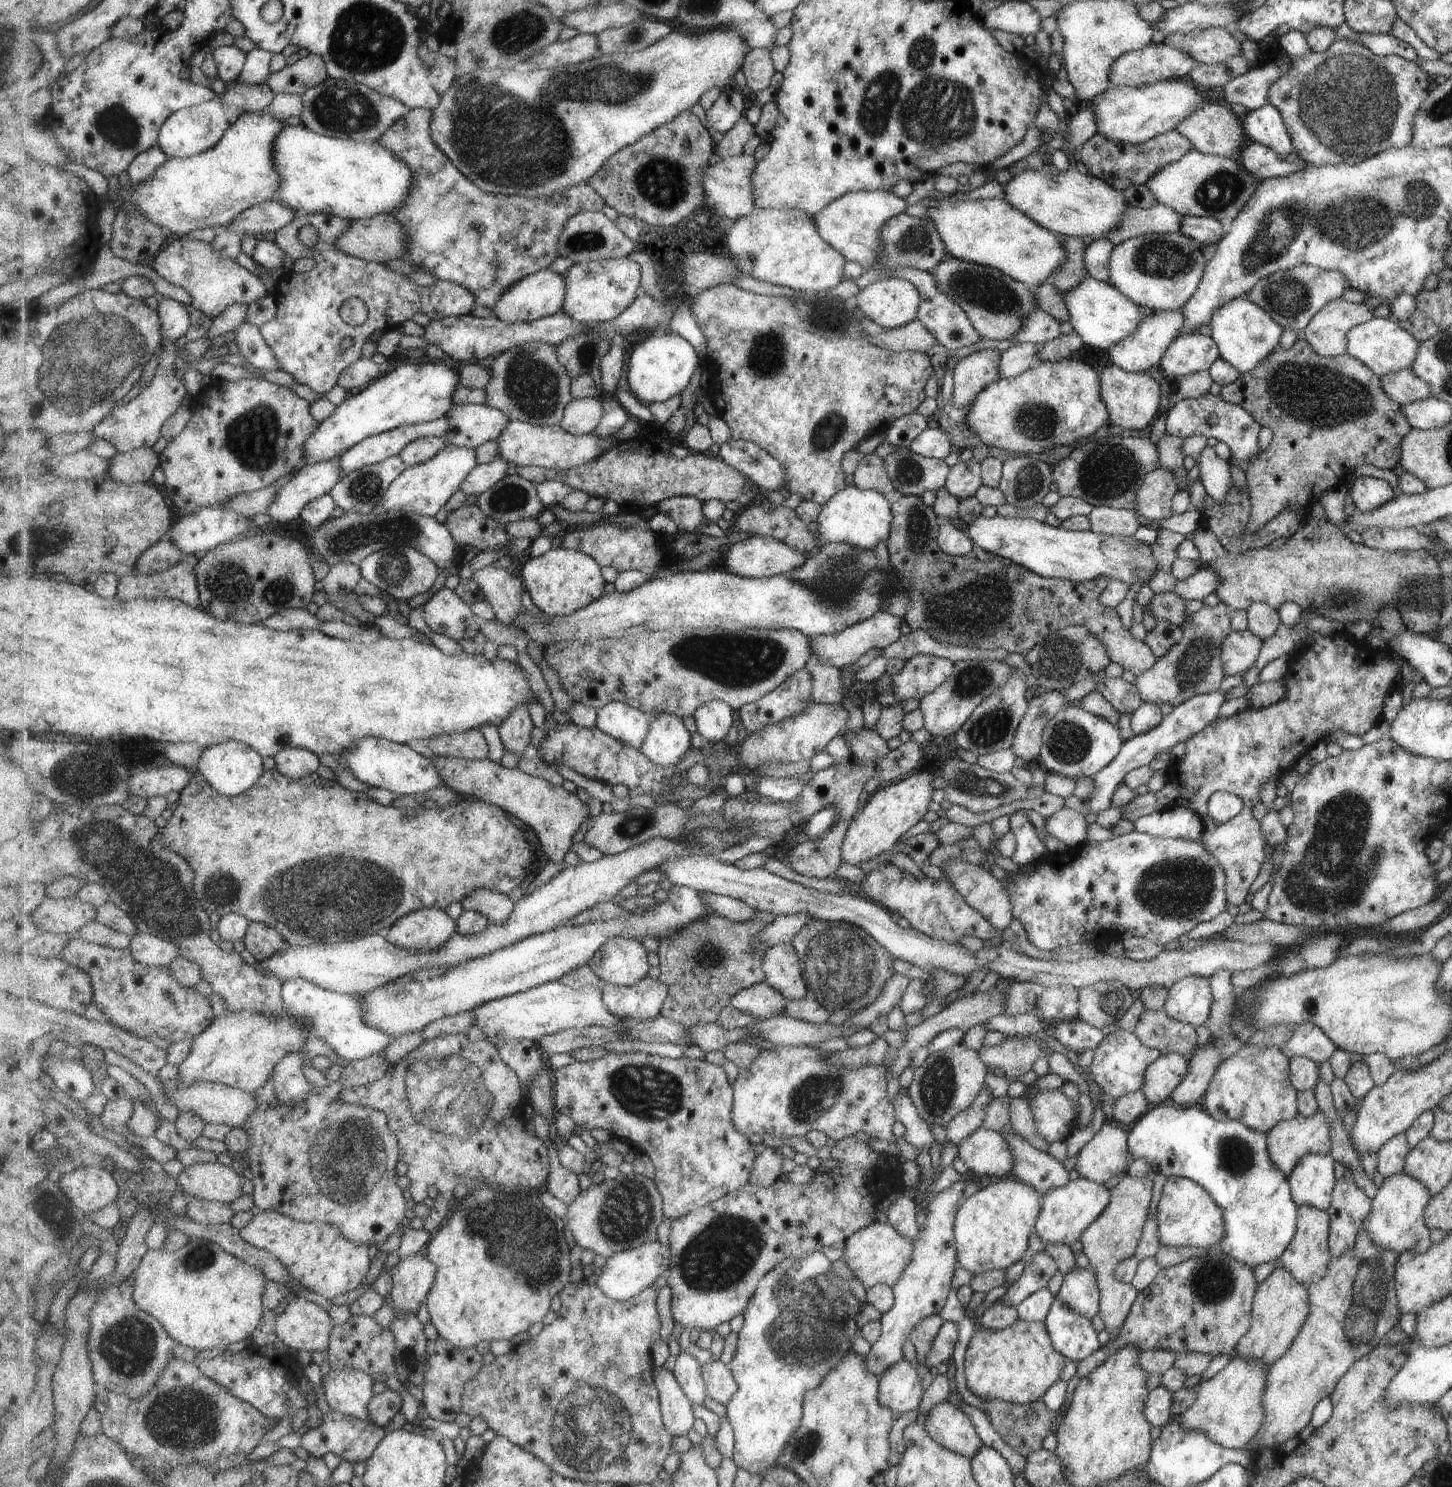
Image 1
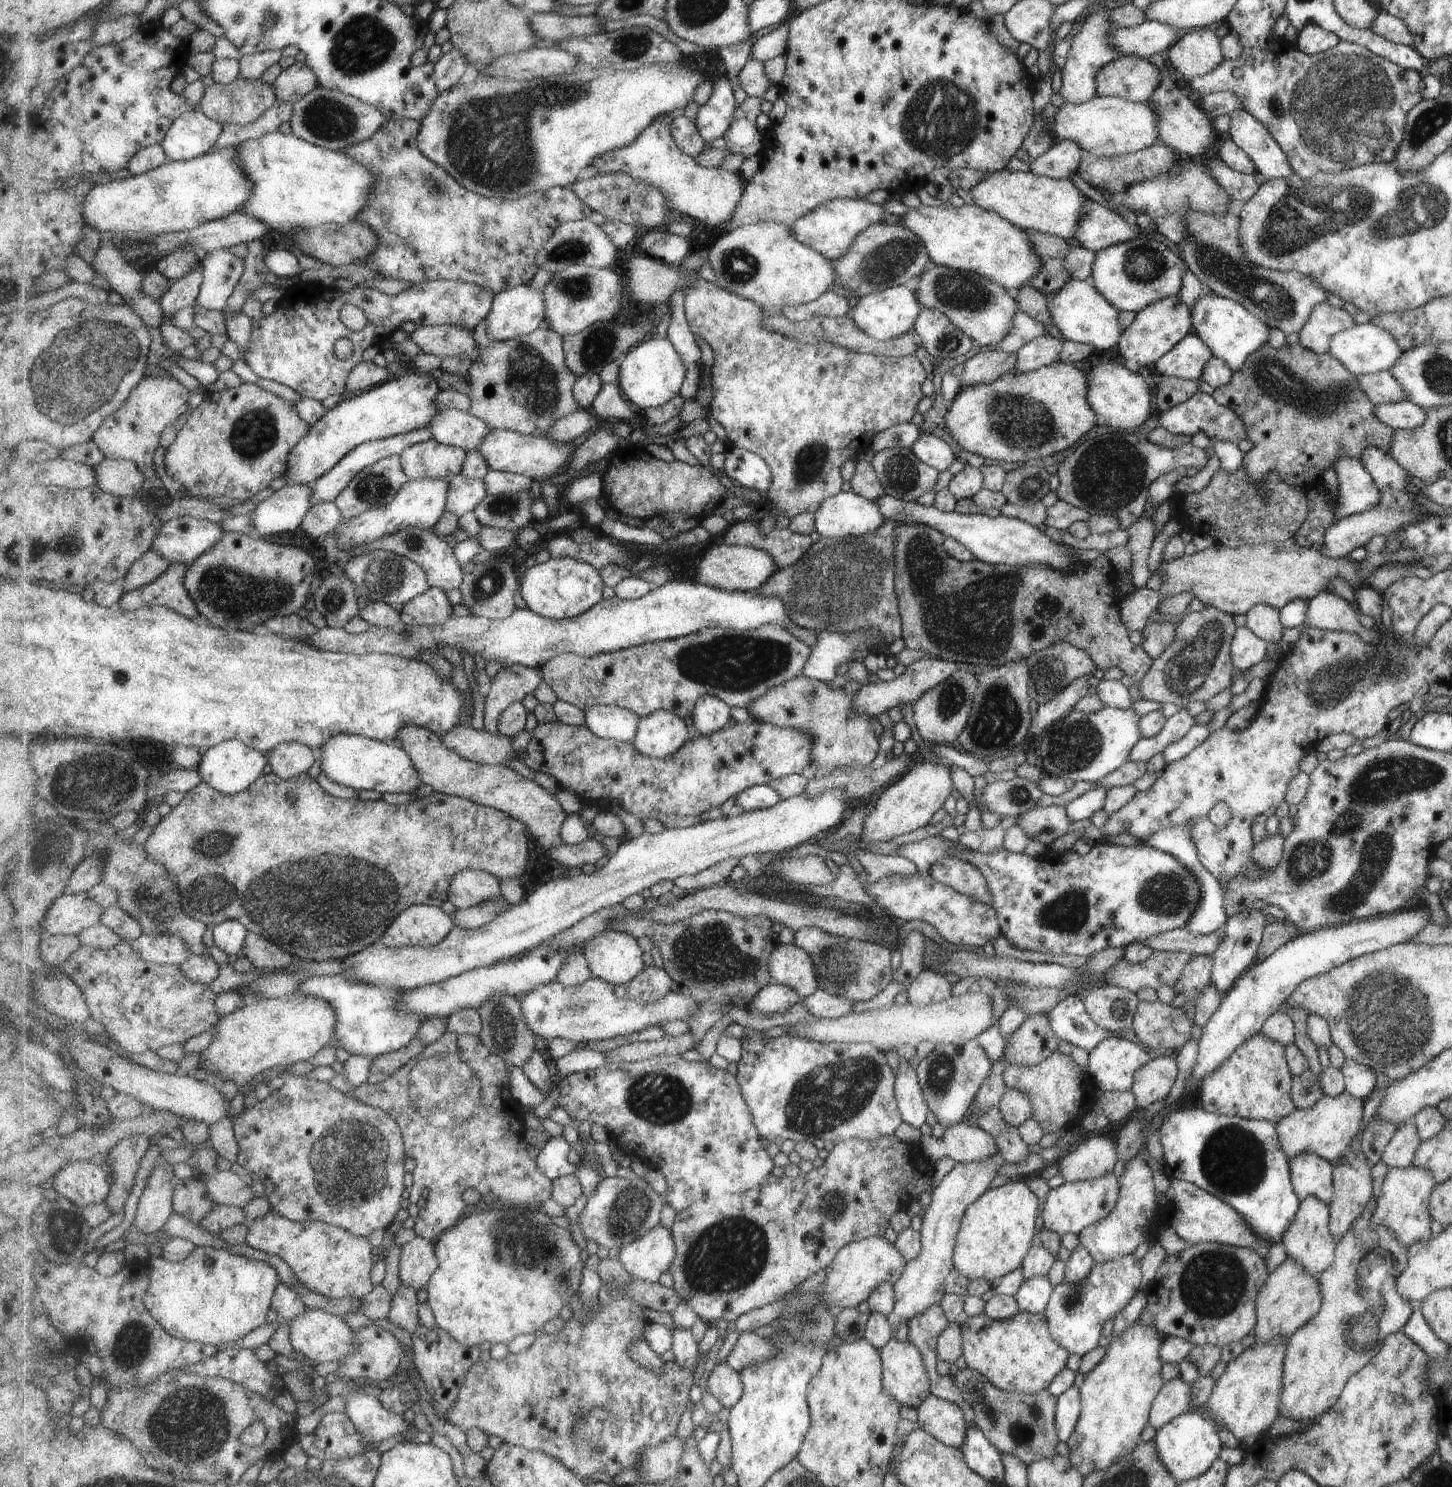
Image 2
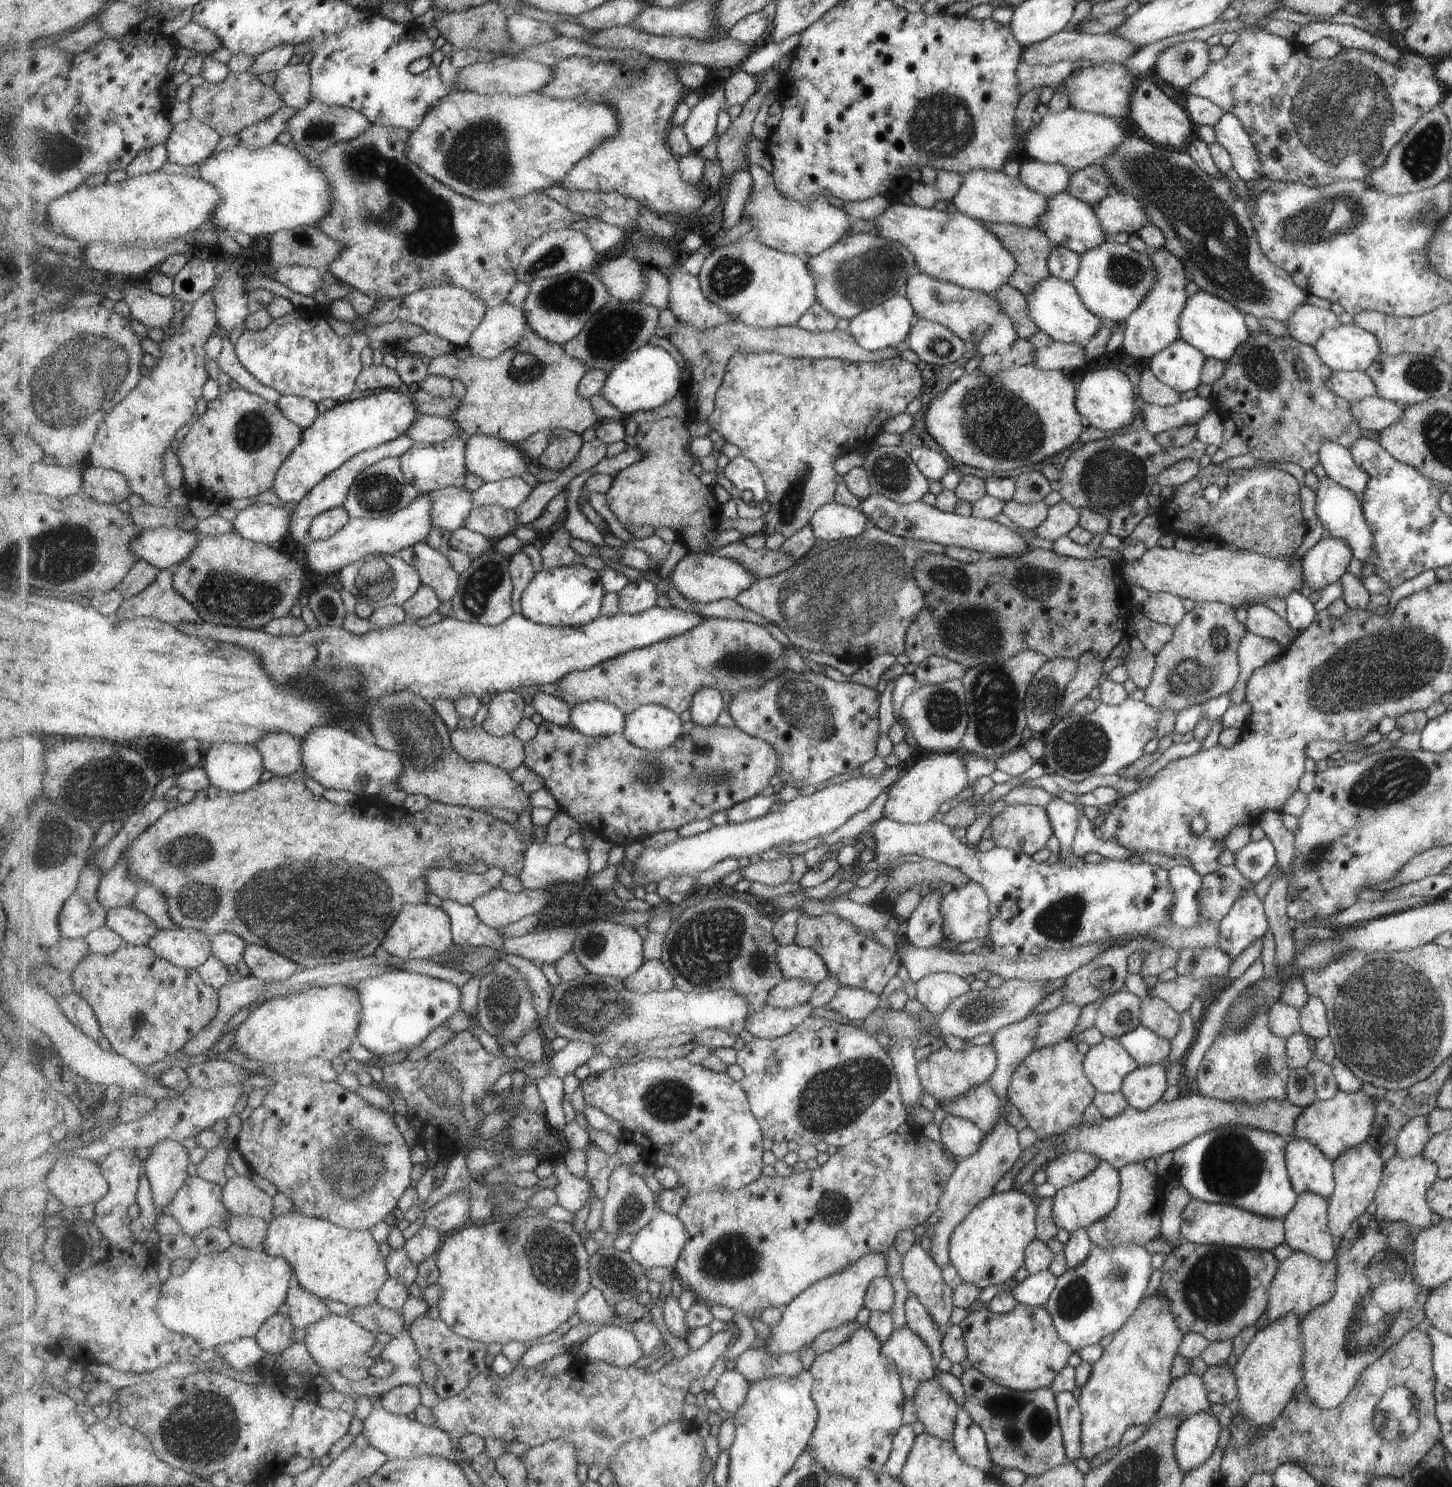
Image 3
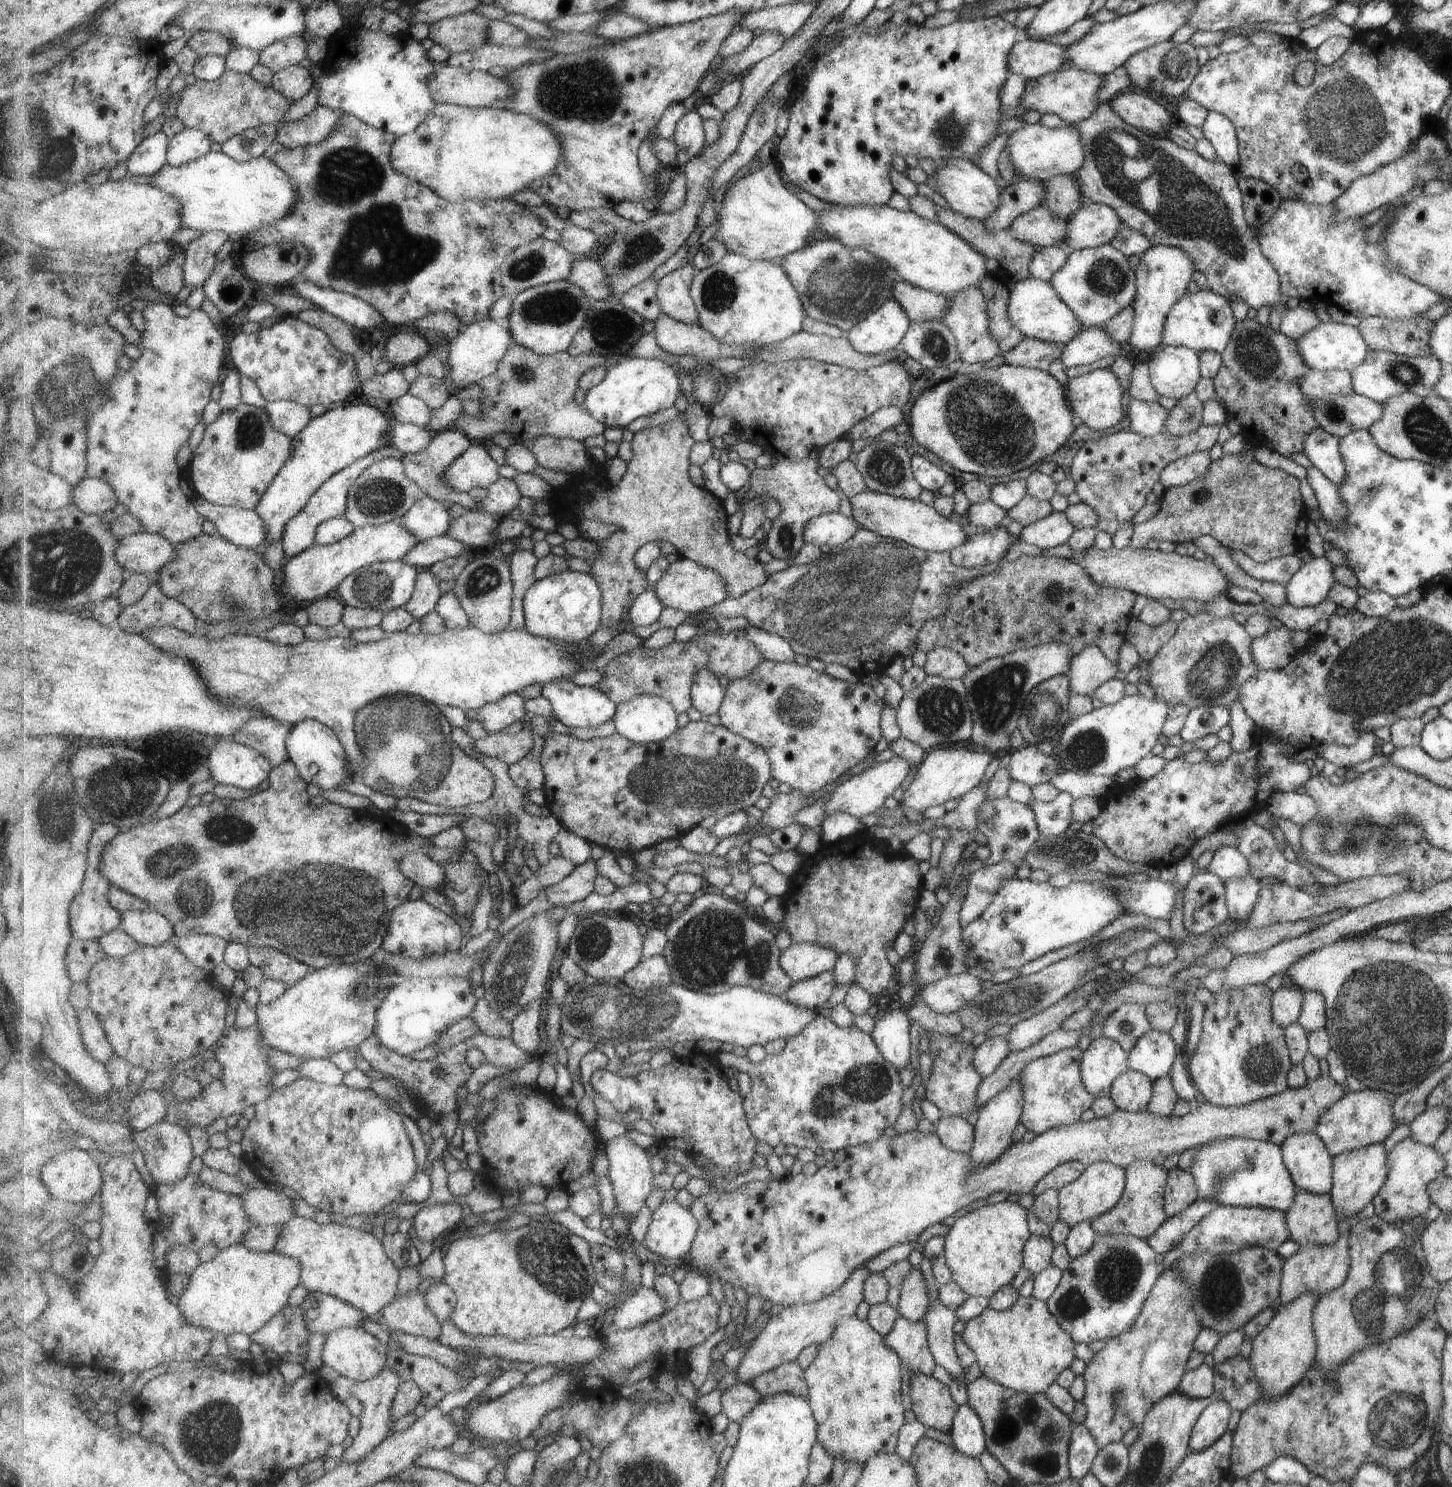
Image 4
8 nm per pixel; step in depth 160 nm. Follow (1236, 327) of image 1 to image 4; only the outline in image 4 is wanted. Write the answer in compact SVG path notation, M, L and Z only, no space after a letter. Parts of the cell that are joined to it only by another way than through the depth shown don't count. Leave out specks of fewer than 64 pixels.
M1198 290L1186 293L1170 308L1163 323L1161 342L1171 347L1185 347L1195 352L1214 350L1221 354L1230 340L1234 324L1231 310L1227 306L1225 297L1216 295L1213 291Z

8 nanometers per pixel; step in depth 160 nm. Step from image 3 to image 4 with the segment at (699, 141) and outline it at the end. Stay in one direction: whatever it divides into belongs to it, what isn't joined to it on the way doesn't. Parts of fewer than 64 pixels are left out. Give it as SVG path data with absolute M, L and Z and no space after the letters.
M695 109L684 113L674 130L673 140L679 147L674 166L683 167L692 158L703 152L707 146L705 140L705 120L697 114Z

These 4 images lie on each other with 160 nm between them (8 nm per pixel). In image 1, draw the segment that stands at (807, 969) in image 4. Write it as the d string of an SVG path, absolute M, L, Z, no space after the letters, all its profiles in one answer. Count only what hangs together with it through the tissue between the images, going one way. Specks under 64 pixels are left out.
M793 943L771 946L764 960L767 984L779 989L788 1000L809 997L802 958Z

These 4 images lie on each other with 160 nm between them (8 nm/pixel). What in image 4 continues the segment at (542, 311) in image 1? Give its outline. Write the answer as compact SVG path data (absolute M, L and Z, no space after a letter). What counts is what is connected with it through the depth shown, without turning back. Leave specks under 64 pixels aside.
M486 318L470 325L461 325L459 336L449 344L448 364L450 367L450 382L453 390L451 396L457 396L463 389L478 383L485 376L493 374L502 363L506 352L514 344L509 325L502 320Z

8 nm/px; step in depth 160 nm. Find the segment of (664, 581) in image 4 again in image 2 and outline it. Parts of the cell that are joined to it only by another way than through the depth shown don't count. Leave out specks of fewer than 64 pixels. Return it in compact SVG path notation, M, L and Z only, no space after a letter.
M723 542L704 554L697 566L694 580L699 584L709 584L713 588L723 588L723 590L759 590L779 570L775 556L771 556L771 552Z

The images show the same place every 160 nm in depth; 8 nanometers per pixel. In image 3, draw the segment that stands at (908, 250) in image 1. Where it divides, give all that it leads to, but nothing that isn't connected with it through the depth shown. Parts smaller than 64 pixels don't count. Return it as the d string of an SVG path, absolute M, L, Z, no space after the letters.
M869 233L843 236L821 254L810 257L807 262L817 281L817 301L823 310L835 315L842 325L890 296L903 295L906 280L918 272L914 256L908 248Z

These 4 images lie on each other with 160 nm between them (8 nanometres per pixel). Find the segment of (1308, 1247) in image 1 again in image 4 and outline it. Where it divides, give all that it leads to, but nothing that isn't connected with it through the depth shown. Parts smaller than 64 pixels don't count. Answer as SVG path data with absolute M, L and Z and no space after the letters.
M1297 1190L1294 1202L1286 1210L1286 1224L1289 1232L1289 1239L1296 1242L1299 1247L1312 1245L1332 1245L1337 1238L1337 1216L1335 1216L1335 1206L1331 1206L1329 1193L1315 1194Z

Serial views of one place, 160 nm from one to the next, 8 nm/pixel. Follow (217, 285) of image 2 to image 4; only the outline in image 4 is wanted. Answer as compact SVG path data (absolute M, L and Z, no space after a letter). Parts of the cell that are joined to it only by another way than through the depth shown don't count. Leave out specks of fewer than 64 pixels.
M148 302L144 316L145 328L138 344L141 356L130 369L121 369L116 374L105 406L87 415L87 476L112 485L119 503L142 520L143 532L164 536L176 545L199 536L207 519L181 488L185 471L177 466L177 454L204 417L213 386L221 384L226 373L223 366L225 340L220 326L215 326L209 314L200 308L193 310L188 317L180 318L175 315L175 307Z

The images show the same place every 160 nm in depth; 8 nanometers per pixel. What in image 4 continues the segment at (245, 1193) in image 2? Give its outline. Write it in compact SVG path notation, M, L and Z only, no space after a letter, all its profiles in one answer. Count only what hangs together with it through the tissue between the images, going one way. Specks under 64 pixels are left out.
M267 1185L262 1189L251 1189L243 1198L245 1210L255 1226L283 1226L296 1216L293 1200L283 1194L269 1190Z

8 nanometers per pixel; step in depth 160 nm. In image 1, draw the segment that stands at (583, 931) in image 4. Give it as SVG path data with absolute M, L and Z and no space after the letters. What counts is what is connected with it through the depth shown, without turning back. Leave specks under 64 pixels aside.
M618 936L607 941L588 962L604 983L636 985L651 970L649 952L639 939Z

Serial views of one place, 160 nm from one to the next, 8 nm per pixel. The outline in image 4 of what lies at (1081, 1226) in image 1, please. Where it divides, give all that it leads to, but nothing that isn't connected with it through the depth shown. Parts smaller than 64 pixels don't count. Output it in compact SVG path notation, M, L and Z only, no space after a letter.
M1097 1161L1086 1165L1077 1179L1058 1190L1058 1218L1070 1228L1081 1221L1090 1221L1118 1203L1125 1188L1125 1169L1111 1163Z

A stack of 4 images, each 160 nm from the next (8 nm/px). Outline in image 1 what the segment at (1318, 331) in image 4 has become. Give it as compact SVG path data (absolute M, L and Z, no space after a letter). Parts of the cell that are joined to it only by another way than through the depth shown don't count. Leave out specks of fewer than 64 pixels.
M1371 317L1369 320L1350 328L1346 334L1346 353L1370 368L1380 377L1411 366L1417 355L1419 342L1401 324L1389 318Z

